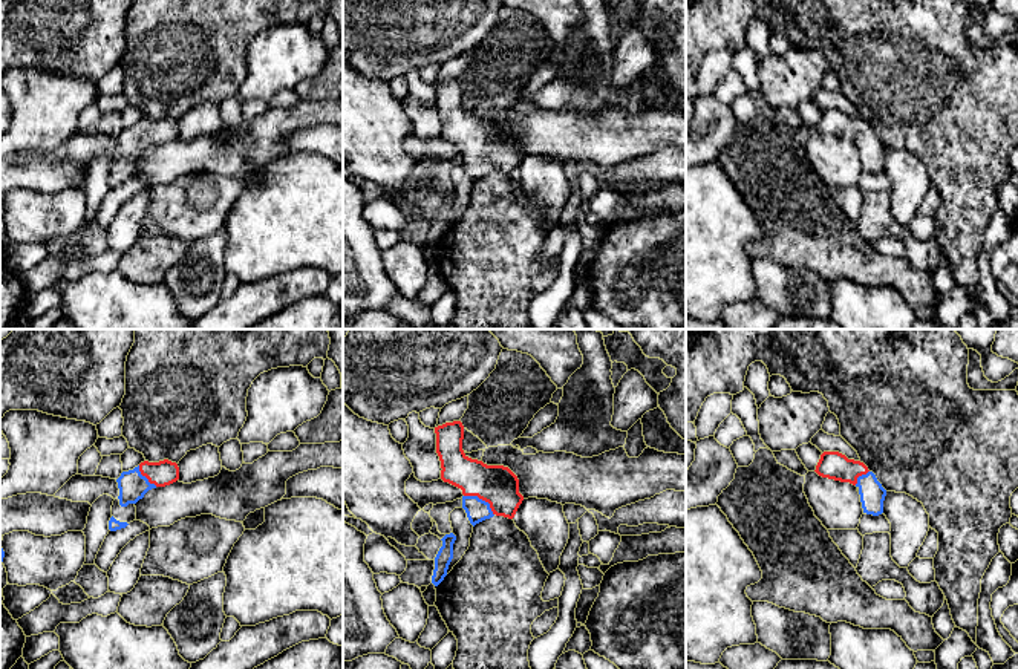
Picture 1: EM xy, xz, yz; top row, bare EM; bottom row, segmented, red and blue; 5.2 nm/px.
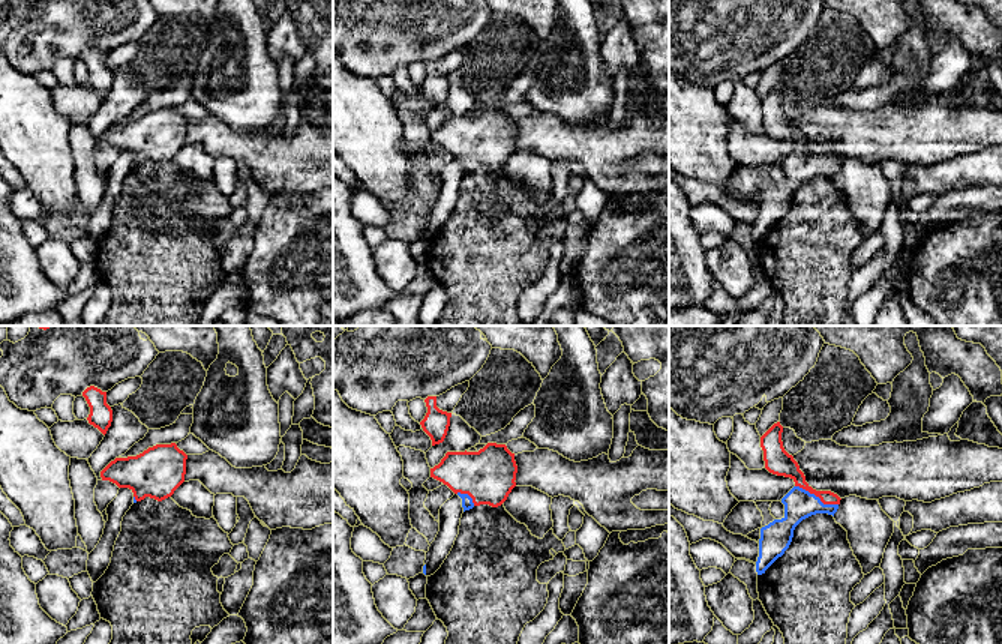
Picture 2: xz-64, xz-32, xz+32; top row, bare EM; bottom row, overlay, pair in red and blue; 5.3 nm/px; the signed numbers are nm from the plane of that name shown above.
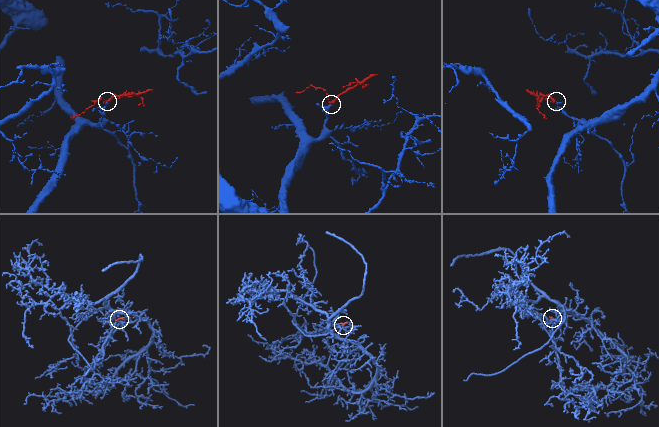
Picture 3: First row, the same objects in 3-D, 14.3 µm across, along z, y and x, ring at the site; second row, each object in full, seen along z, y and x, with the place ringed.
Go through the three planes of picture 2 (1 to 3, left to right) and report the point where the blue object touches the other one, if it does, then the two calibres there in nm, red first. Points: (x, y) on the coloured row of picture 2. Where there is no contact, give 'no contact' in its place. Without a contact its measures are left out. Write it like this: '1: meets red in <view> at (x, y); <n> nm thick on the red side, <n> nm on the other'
1: meets red in xz-64 at (135, 499); 280 nm thick on the red side, 20 nm on the other
2: meets red in xz-32 at (467, 493); 300 nm thick on the red side, 60 nm on the other
3: meets red in xz+32 at (816, 496); 130 nm thick on the red side, 160 nm on the other

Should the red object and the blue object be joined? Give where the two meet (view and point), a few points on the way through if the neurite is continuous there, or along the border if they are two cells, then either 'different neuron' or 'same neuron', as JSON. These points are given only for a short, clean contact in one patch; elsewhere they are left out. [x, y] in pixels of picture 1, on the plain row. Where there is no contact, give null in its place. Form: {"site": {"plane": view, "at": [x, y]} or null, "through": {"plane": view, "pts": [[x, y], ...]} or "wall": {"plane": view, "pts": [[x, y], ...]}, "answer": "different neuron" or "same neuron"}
{"site": {"plane": "xz", "at": [482, 156]}, "through": {"plane": "xz", "pts": [[498, 143], [482, 156], [478, 167]]}, "answer": "same neuron"}

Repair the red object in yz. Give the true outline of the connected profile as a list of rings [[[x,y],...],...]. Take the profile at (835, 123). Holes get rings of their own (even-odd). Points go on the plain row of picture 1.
[[[824,109],[814,129],[822,135],[856,142],[859,145],[863,170],[873,173],[883,170],[886,147],[863,119],[848,116],[839,109]]]

